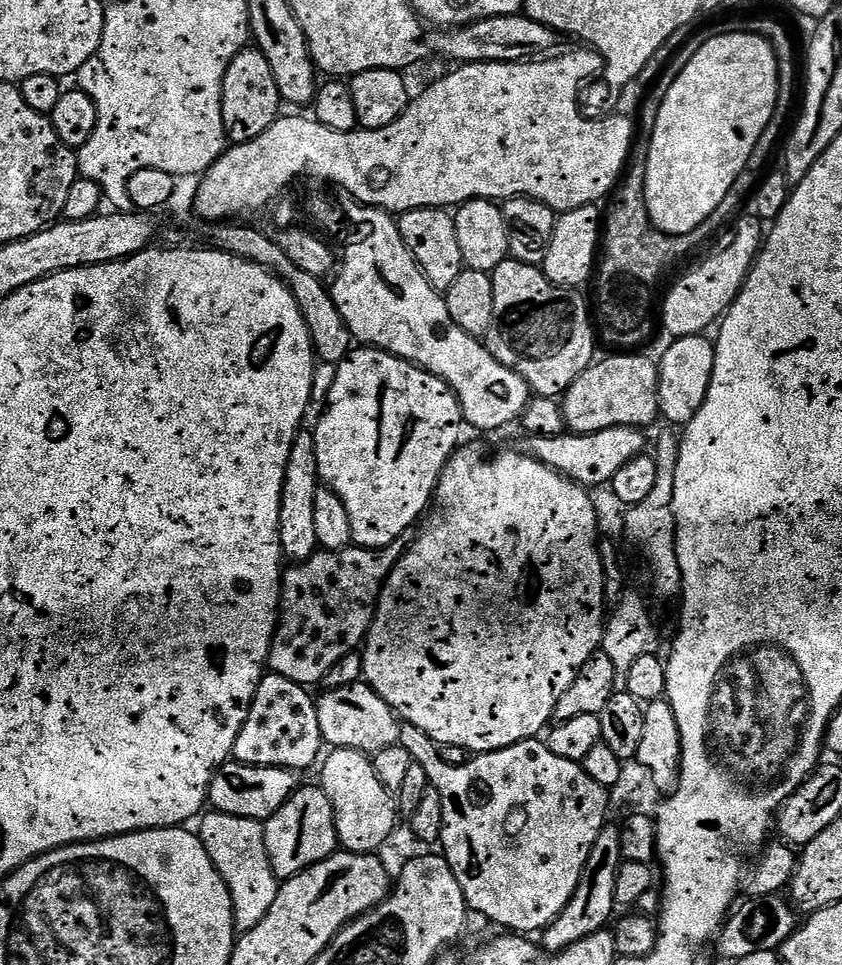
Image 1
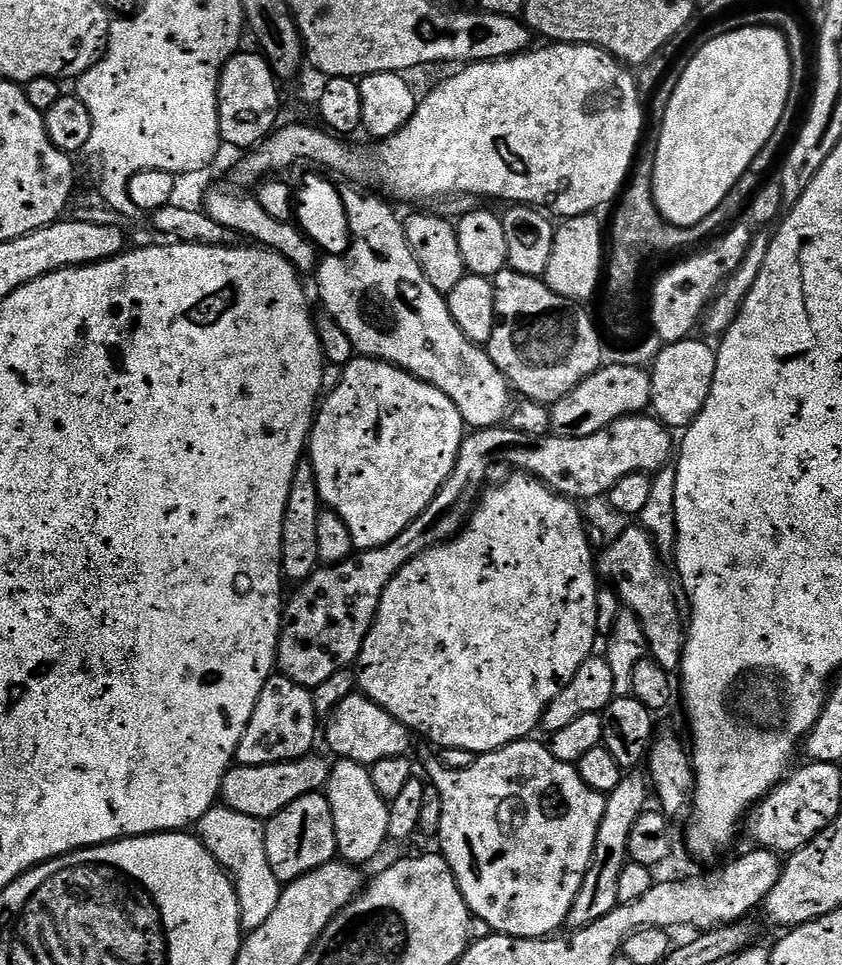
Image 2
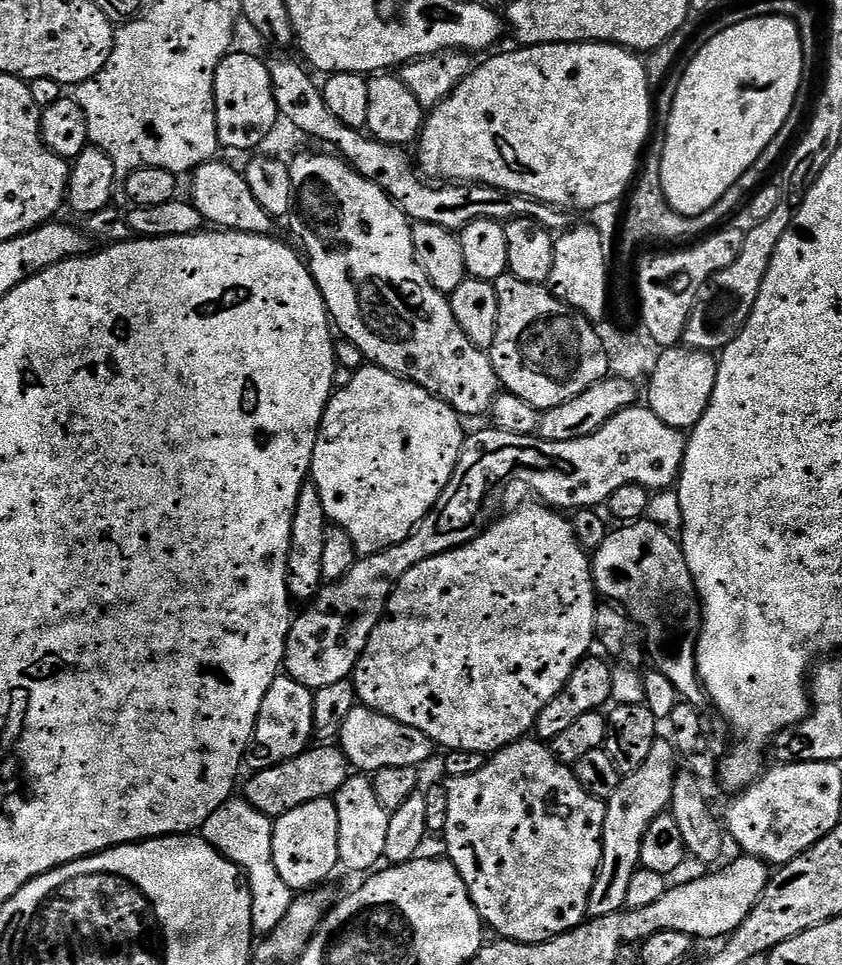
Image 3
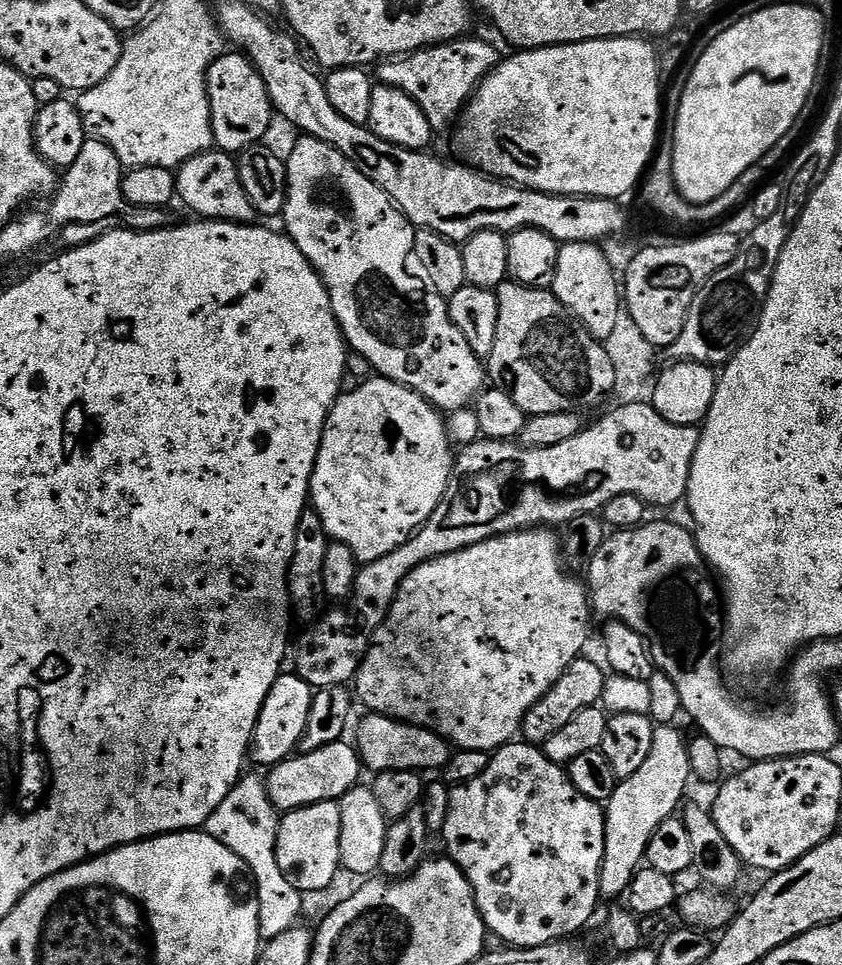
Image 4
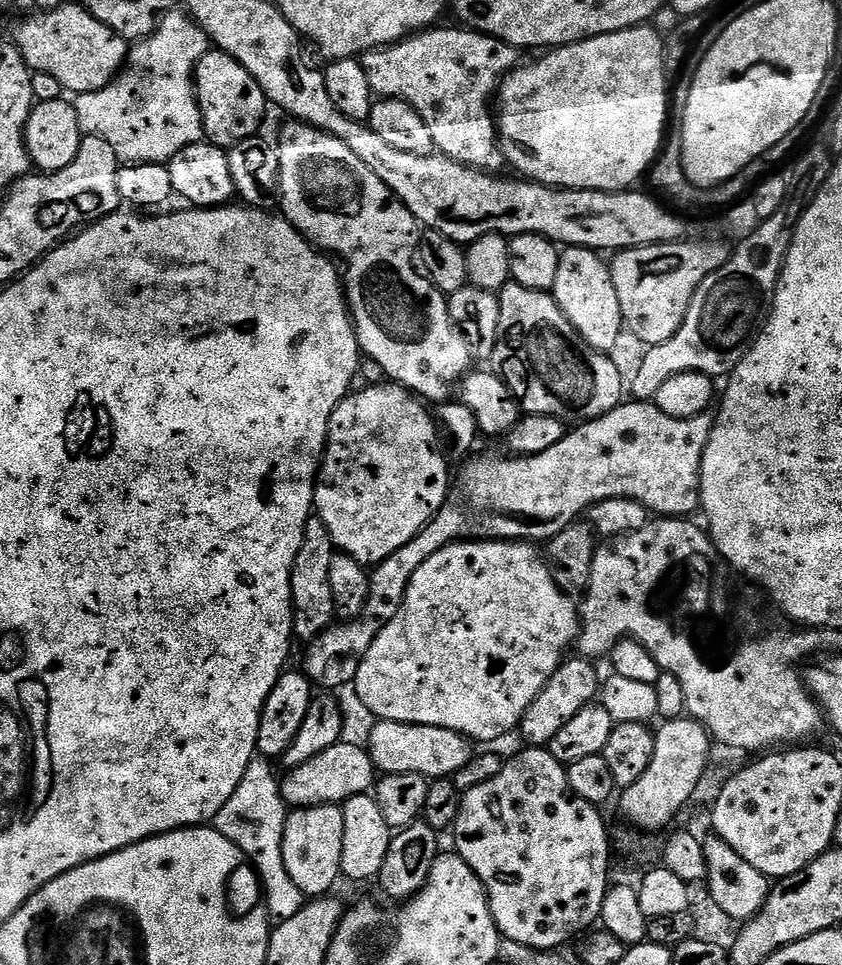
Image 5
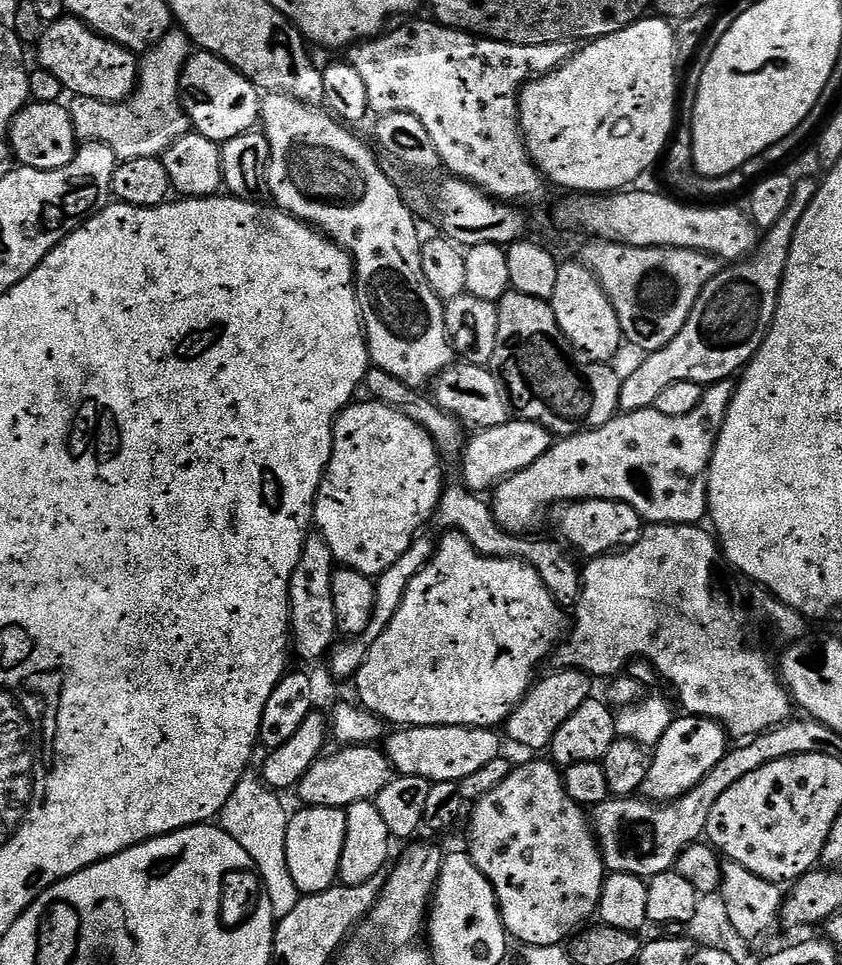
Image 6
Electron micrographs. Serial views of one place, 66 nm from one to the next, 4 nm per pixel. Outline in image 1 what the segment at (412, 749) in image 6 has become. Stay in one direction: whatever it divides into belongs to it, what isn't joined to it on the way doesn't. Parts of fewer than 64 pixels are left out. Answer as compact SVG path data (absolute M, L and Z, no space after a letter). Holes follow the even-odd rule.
M361 682L333 688L316 700L320 739L332 748L353 748L365 754L375 754L400 742L401 721L390 705L373 688Z

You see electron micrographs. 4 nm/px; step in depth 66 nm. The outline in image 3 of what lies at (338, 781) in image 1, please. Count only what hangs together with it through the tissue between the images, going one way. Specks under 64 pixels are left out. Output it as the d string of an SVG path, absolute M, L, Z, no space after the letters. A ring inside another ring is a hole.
M364 774L349 775L344 785L336 791L334 799L338 810L340 864L352 872L371 873L384 860L386 826L390 813L382 806L382 802L378 802L378 794L374 794L371 779Z

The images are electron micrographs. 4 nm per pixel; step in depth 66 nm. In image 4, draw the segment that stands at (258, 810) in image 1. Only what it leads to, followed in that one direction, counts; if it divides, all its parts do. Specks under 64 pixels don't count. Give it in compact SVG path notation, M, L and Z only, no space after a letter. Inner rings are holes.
M339 740L330 746L322 746L322 750L310 750L293 754L280 764L271 765L267 773L266 783L268 797L277 812L293 812L306 806L314 806L318 802L340 801L351 789L361 783L360 753L351 743Z

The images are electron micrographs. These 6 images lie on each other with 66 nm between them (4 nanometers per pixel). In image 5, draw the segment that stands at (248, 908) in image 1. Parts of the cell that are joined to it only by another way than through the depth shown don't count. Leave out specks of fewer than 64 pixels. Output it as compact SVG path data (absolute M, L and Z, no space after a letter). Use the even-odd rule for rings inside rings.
M254 758L250 766L246 766L246 774L242 774L242 782L238 782L238 790L230 794L226 806L218 810L214 826L230 842L240 848L241 853L250 861L260 877L262 900L266 905L269 917L279 922L286 918L294 918L298 910L302 910L306 898L298 886L286 874L286 862L282 858L282 838L284 827L288 821L289 809L280 797L280 780L264 758ZM249 856L249 857L248 857Z

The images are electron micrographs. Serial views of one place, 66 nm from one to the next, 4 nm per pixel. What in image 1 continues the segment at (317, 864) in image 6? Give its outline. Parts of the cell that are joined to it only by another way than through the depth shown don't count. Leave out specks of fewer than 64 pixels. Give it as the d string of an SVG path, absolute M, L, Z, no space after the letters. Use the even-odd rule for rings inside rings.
M319 786L297 788L282 810L263 821L263 825L268 857L280 878L296 876L302 870L322 862L338 848L334 810L330 806L330 798L326 798Z

